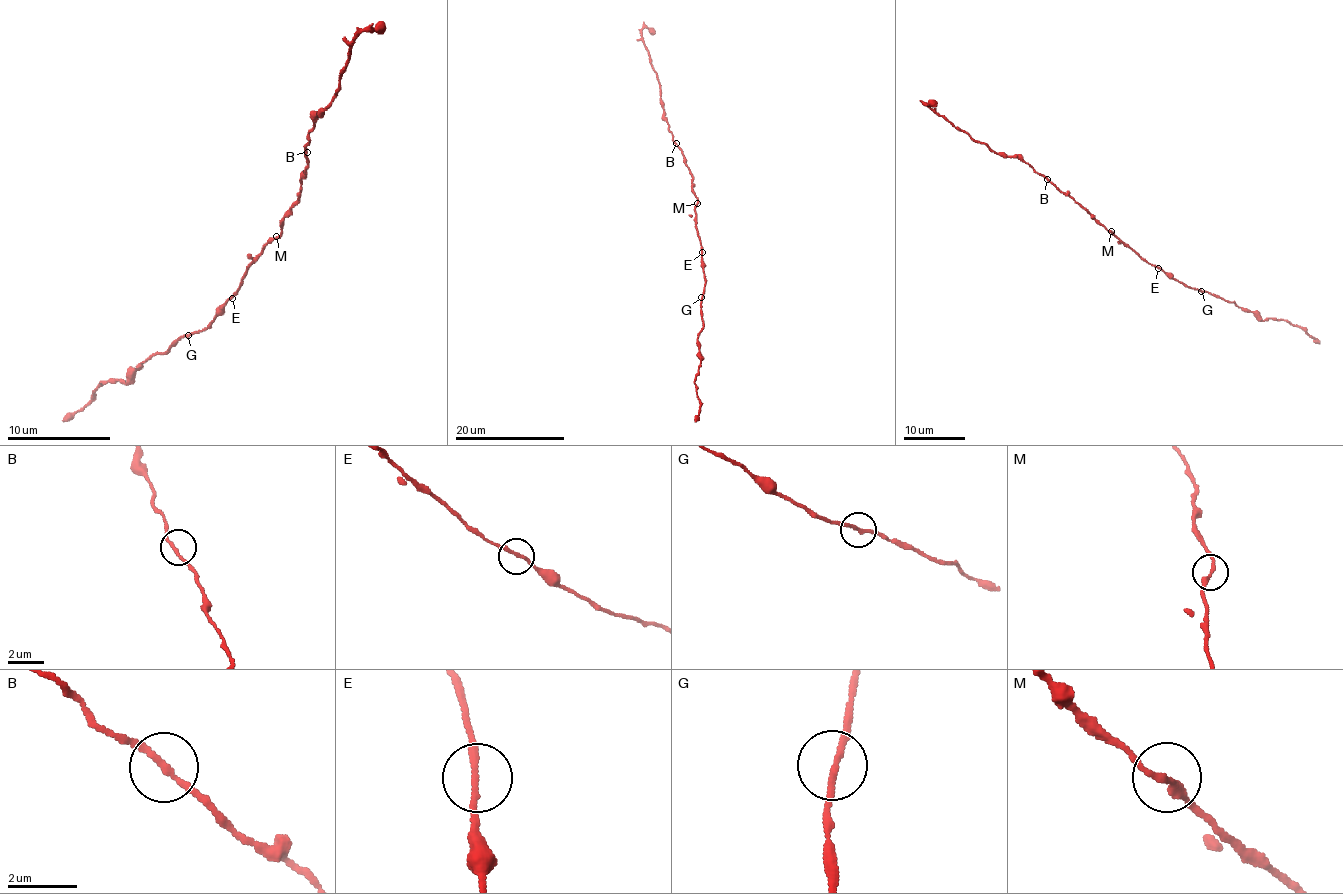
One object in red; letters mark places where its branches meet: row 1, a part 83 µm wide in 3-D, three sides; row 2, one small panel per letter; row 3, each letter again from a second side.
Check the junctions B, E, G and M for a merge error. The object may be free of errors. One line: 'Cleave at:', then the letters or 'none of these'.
Cleave at: none of these

